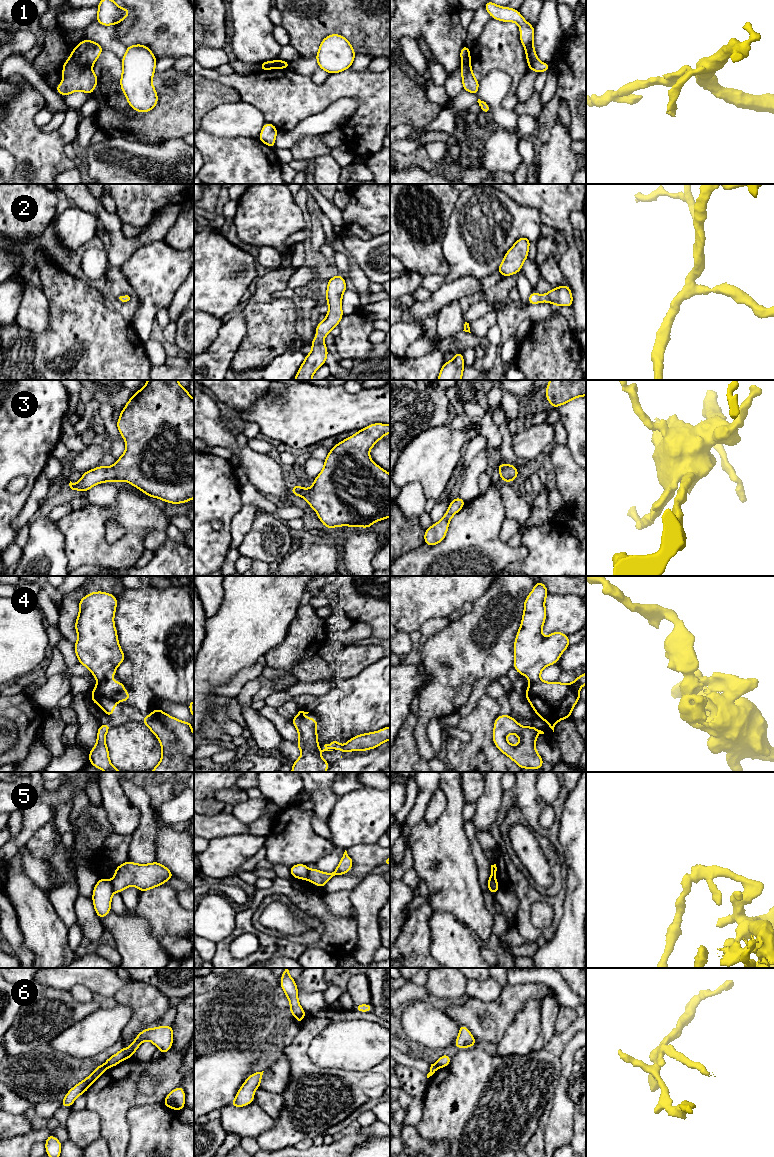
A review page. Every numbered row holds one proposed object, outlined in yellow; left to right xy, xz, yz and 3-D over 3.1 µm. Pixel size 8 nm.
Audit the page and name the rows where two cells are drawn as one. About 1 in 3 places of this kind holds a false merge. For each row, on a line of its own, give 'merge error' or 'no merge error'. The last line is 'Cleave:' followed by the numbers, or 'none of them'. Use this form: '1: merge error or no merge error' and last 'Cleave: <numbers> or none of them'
1: merge error
2: no merge error
3: no merge error
4: no merge error
5: merge error
6: merge error
Cleave: 1, 5, 6

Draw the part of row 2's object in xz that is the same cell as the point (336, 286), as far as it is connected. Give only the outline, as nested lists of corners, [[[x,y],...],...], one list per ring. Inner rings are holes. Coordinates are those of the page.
[[[340,274],[328,280],[326,301],[329,311],[326,319],[316,326],[316,337],[312,340],[312,352],[307,354],[294,380],[312,380],[313,374],[326,363],[328,349],[323,338],[338,326],[343,318],[342,295],[347,290],[345,278]]]

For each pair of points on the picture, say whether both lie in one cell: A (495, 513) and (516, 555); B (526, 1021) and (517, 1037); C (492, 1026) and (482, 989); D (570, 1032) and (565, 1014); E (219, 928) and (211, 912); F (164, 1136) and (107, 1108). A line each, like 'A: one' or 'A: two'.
A: one
B: one
C: two
D: two
E: one
F: two

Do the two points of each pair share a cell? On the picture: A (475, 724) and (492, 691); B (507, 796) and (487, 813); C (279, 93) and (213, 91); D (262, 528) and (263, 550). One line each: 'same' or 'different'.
A: different
B: different
C: different
D: same

